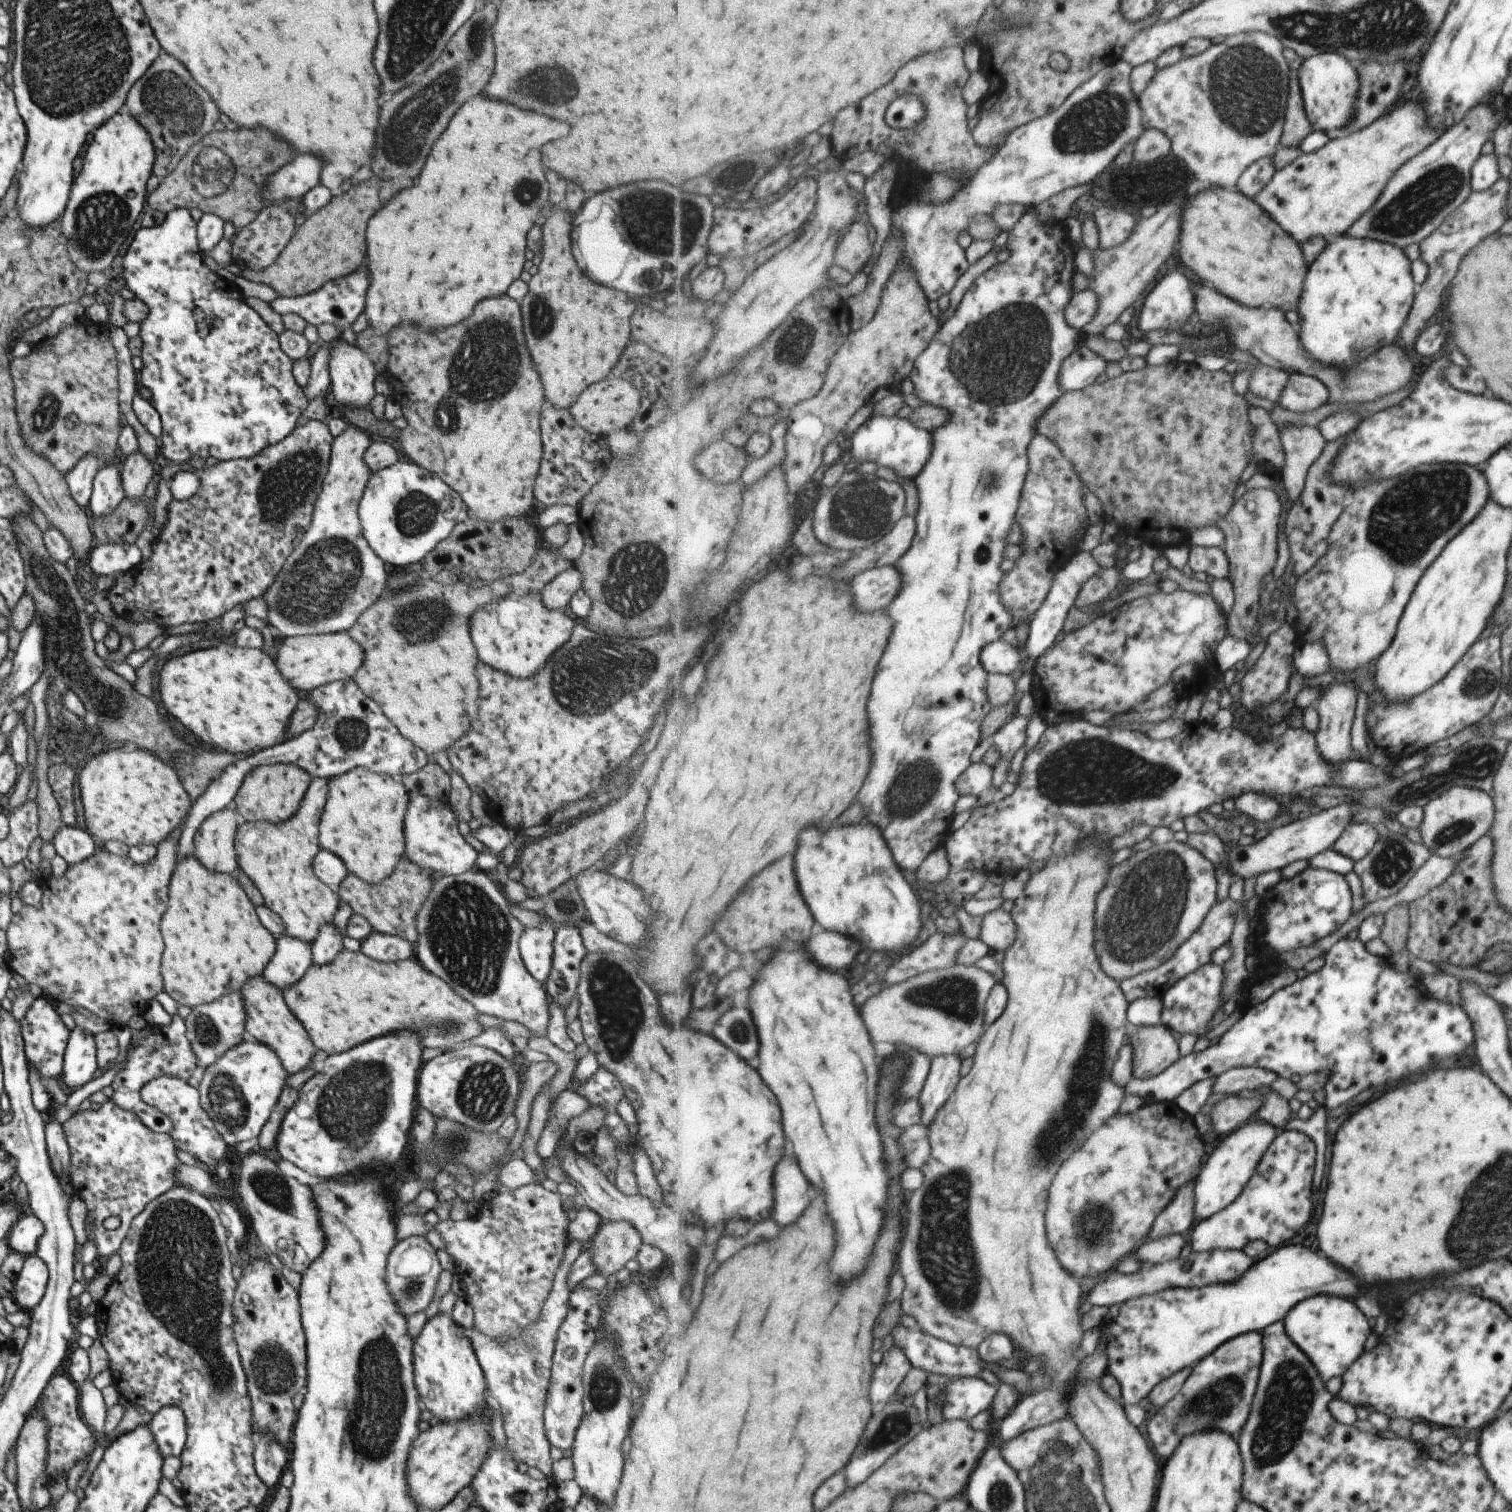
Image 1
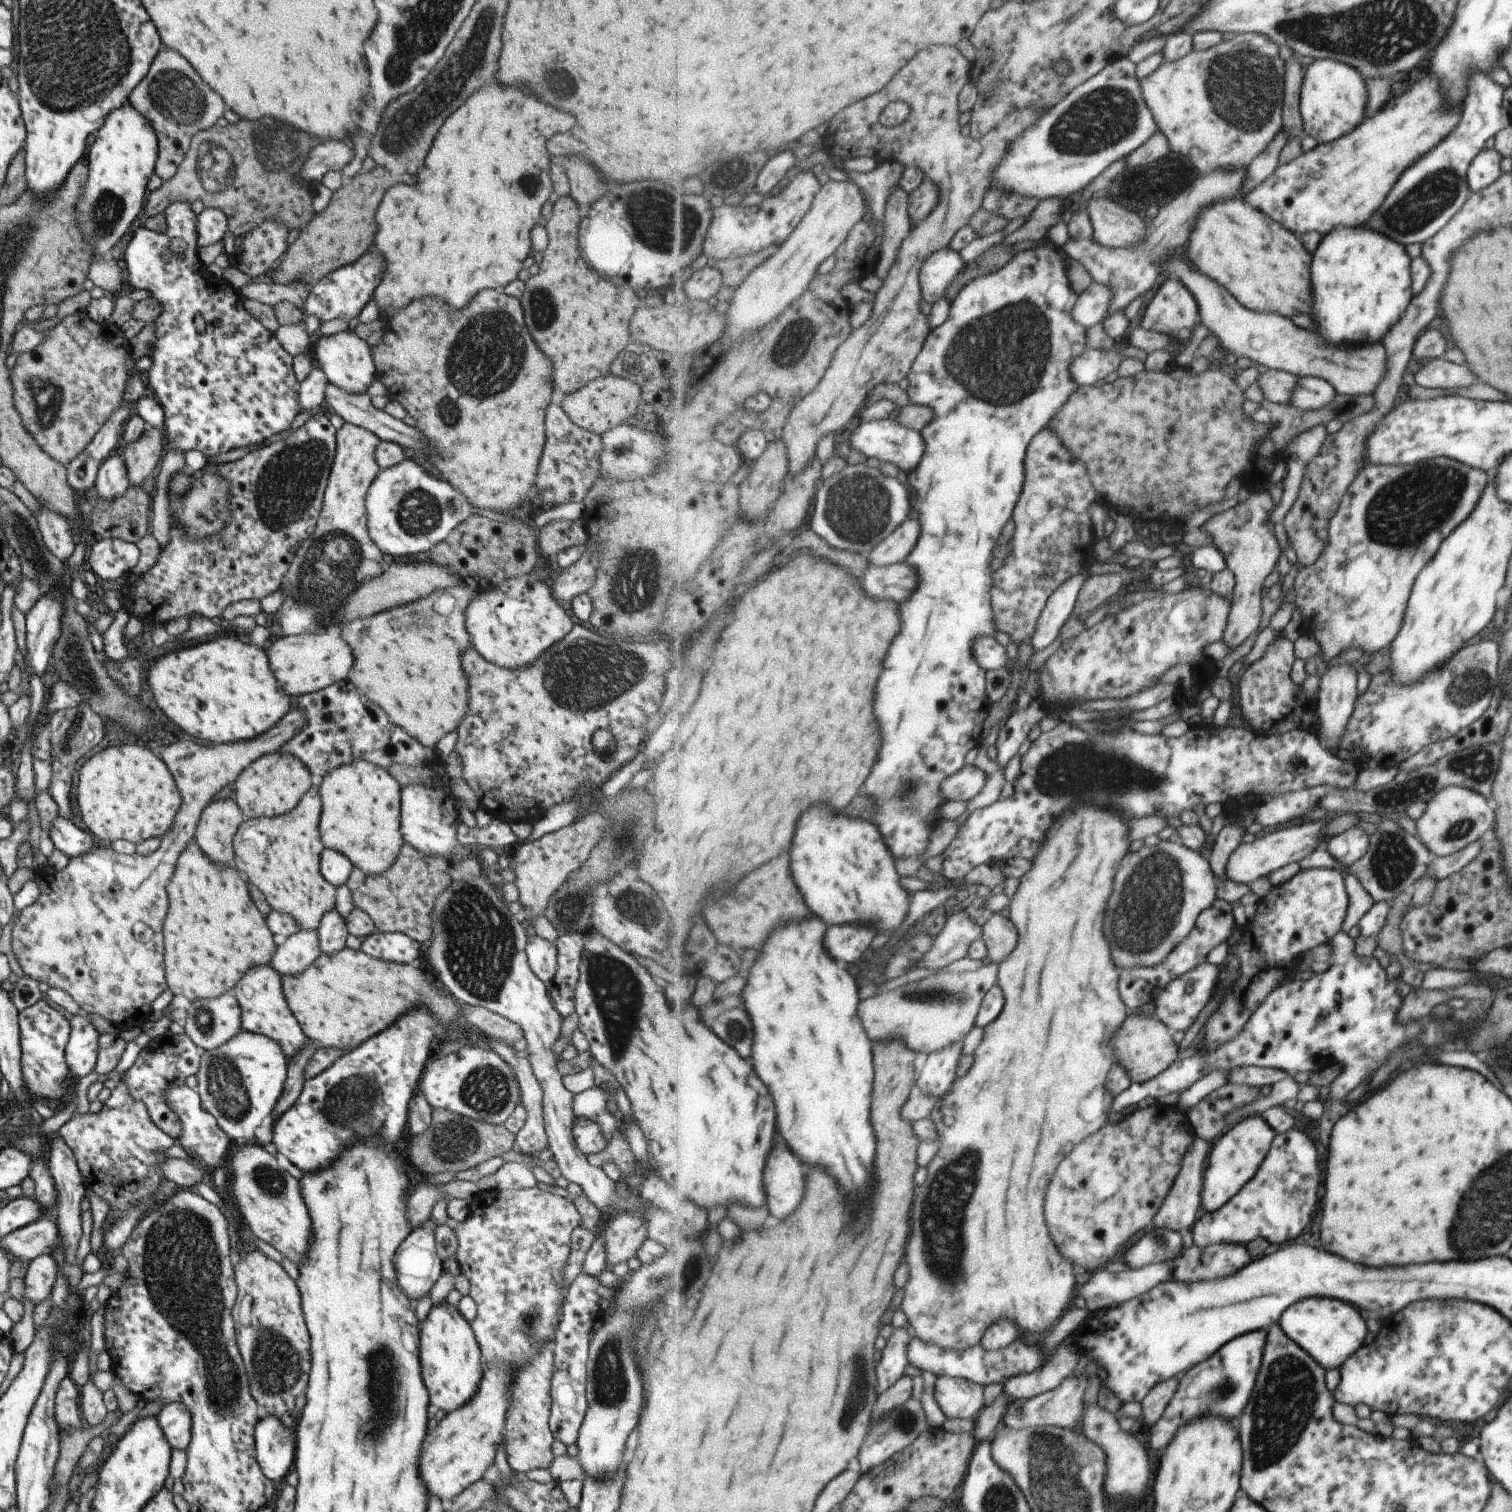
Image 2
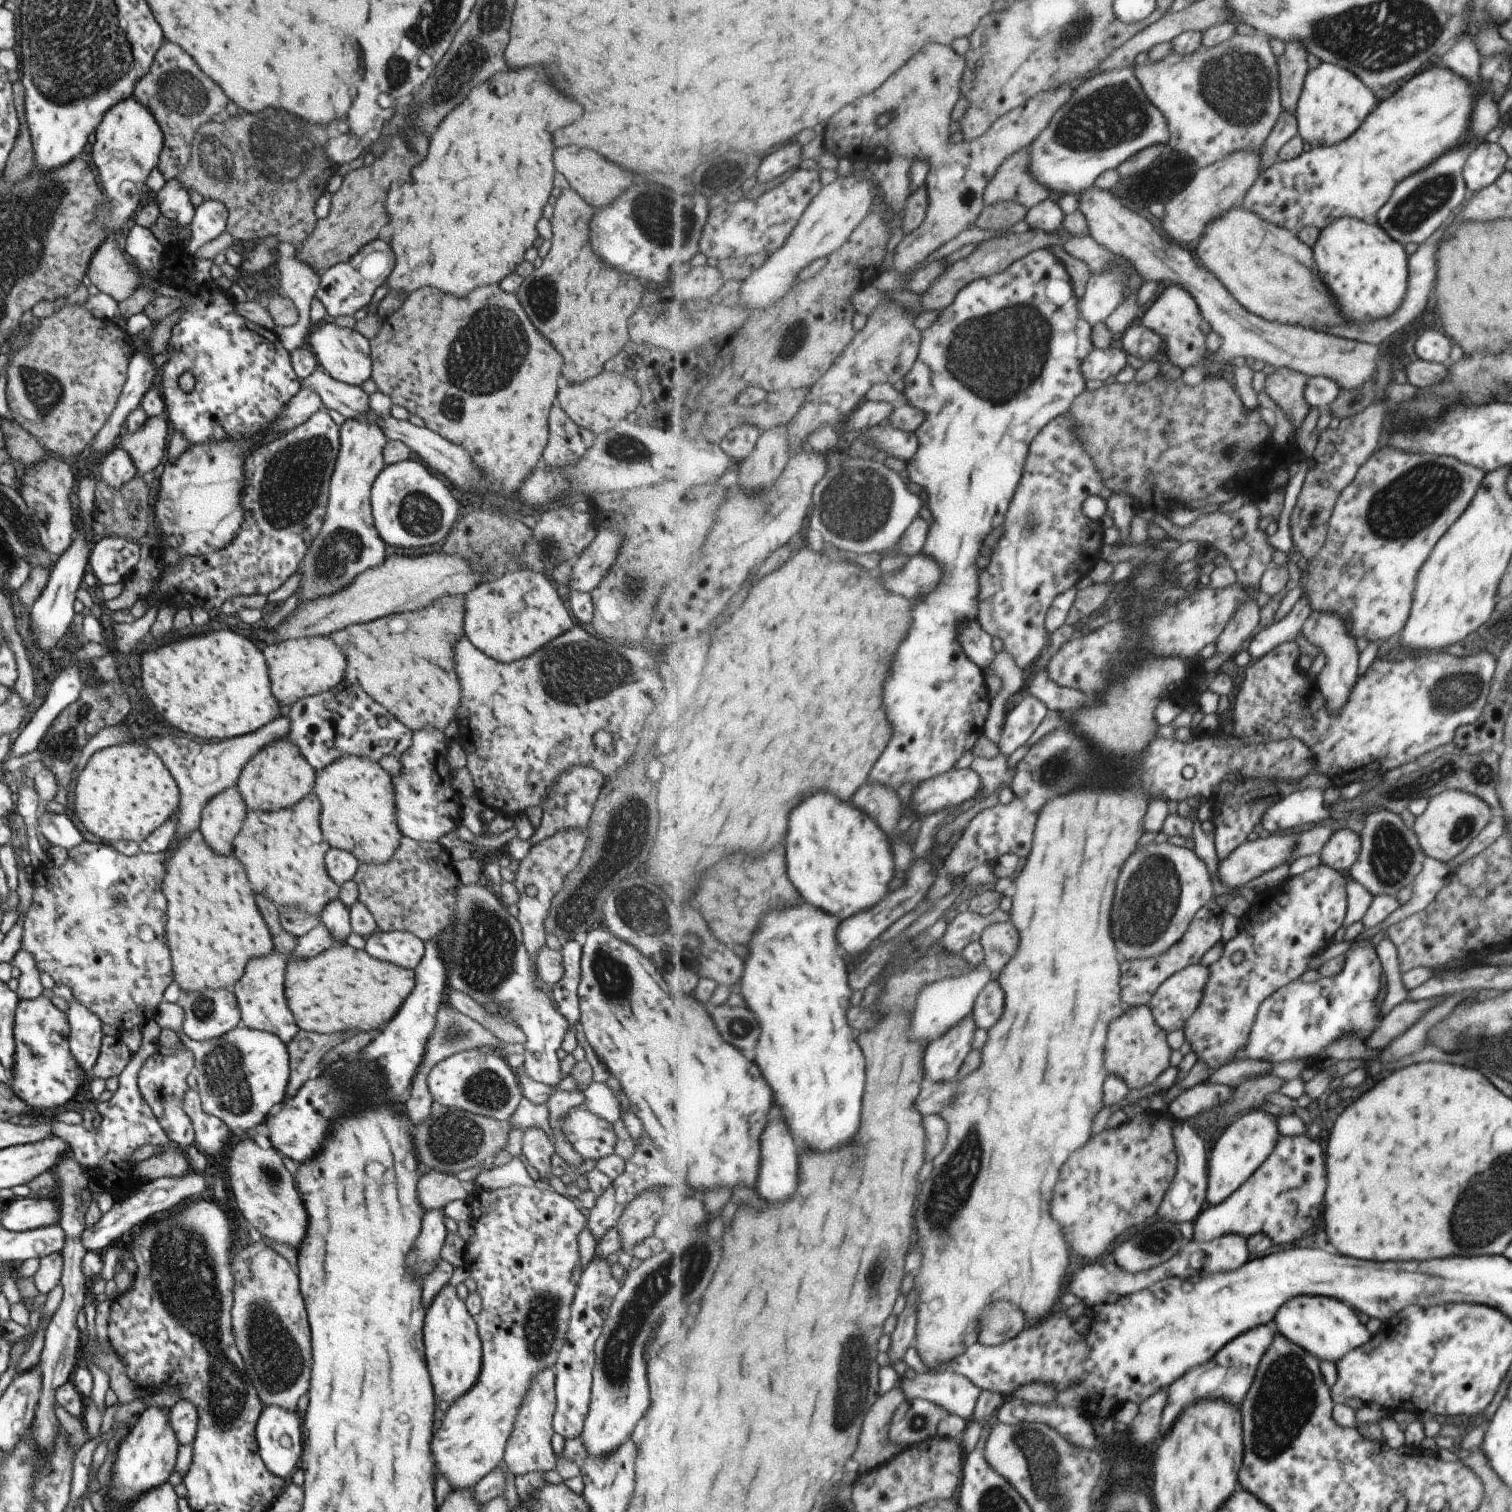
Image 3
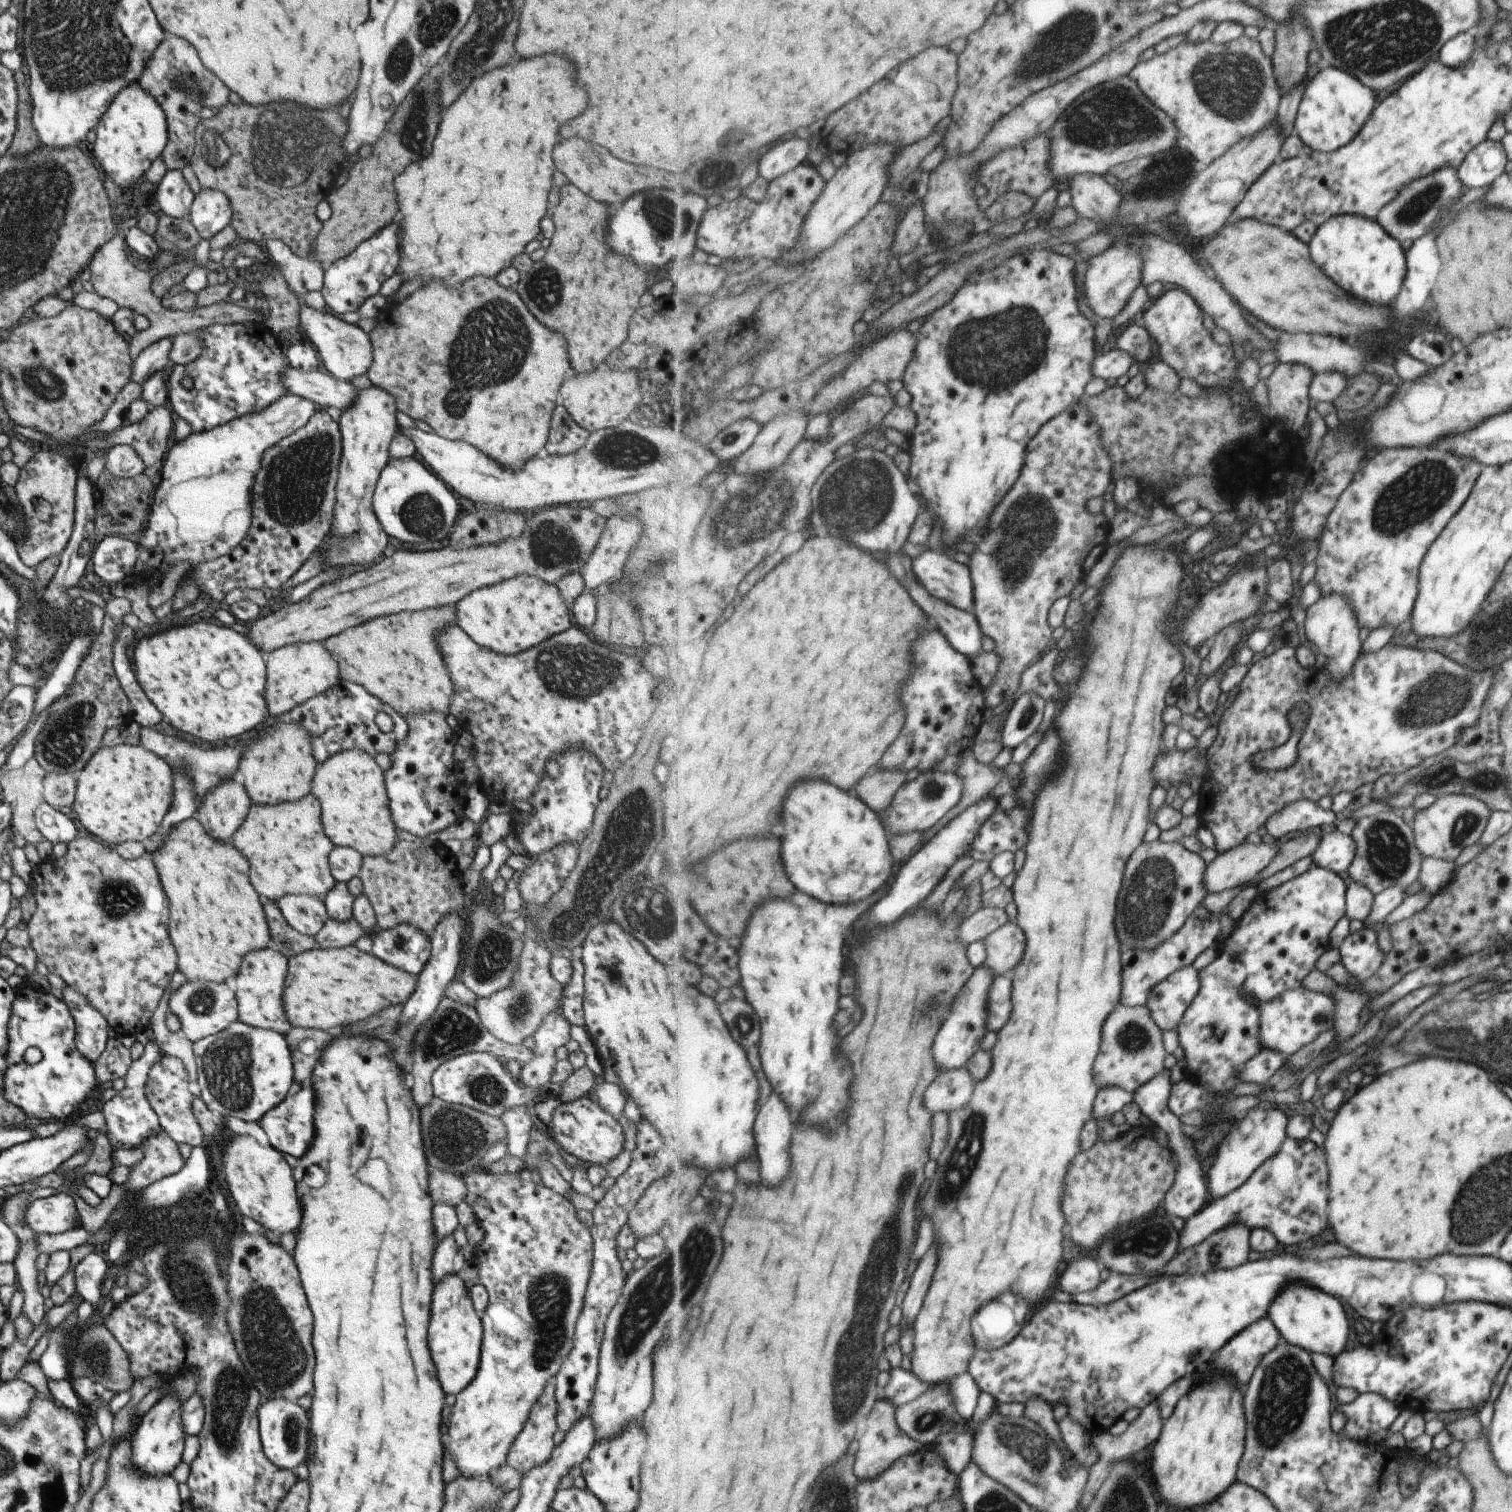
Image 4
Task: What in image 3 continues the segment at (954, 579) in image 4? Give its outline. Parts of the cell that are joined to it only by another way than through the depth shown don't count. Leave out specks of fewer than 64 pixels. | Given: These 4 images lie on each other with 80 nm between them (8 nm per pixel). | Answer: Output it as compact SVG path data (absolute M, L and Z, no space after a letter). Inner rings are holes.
M917 553L902 569L891 576L882 576L886 580L886 587L897 594L915 600L917 594L931 594L935 586L941 582L943 568L937 560L927 554Z

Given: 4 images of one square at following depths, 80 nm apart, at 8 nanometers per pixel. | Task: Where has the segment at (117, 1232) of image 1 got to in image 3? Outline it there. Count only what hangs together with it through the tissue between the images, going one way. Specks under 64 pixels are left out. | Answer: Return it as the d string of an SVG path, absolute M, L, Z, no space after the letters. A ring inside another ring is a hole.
M151 1019L145 1026L140 1029L141 1042L135 1053L130 1056L127 1061L125 1068L118 1074L118 1087L117 1090L112 1094L111 1098L107 1101L100 1102L97 1106L98 1114L100 1115L99 1128L93 1130L85 1130L83 1126L80 1125L70 1125L63 1122L51 1121L52 1129L51 1135L62 1138L69 1145L69 1155L79 1164L79 1166L85 1166L89 1168L88 1180L94 1182L94 1185L101 1187L110 1196L111 1193L118 1196L118 1199L122 1200L127 1195L131 1194L131 1172L130 1168L132 1164L129 1163L130 1154L139 1146L143 1144L153 1144L153 1146L161 1146L170 1144L170 1140L165 1136L163 1129L159 1126L159 1122L155 1118L153 1111L146 1105L143 1097L139 1094L139 1089L137 1086L137 1075L141 1065L149 1056L155 1052L155 1043L158 1042L158 1032L160 1031L159 1026L153 1019Z

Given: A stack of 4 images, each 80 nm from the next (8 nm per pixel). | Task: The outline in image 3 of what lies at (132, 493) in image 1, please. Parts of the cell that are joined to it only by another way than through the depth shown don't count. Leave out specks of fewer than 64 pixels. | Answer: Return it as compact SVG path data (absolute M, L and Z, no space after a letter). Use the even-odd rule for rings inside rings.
M162 415L146 417L145 422L134 431L123 430L119 444L127 451L136 468L136 475L151 472L161 462L165 452L167 424Z

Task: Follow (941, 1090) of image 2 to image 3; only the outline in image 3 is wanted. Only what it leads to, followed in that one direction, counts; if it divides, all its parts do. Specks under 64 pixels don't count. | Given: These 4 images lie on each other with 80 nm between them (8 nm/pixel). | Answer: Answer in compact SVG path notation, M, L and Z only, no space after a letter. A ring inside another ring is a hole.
M969 1015L929 1046L925 1066L931 1080L947 1081L949 1084L957 1078L962 1064L974 1049L972 1044L978 1030L976 1018Z

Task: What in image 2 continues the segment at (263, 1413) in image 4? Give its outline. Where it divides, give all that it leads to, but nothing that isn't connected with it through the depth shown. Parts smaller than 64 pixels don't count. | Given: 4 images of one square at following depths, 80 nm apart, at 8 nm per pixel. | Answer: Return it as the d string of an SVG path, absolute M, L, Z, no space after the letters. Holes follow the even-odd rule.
M260 1415L254 1424L255 1458L263 1476L270 1481L283 1480L292 1470L295 1452L295 1435L293 1428L286 1427L273 1415Z

